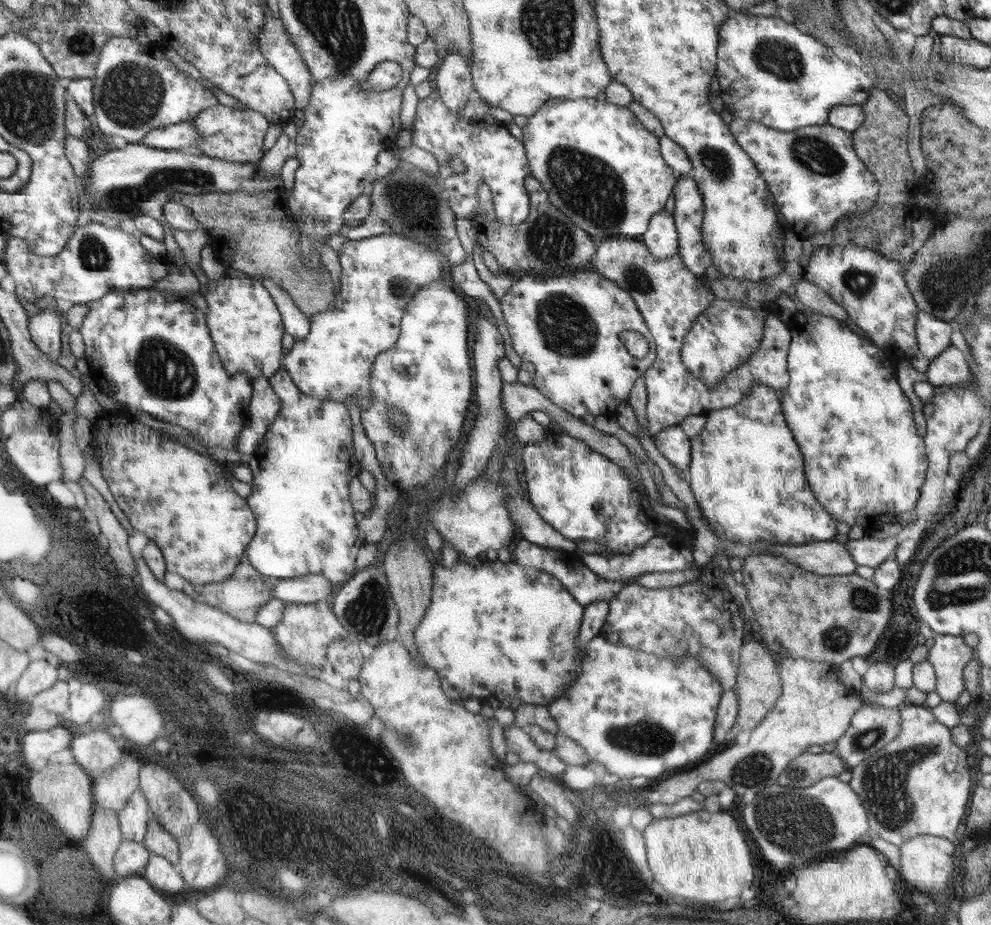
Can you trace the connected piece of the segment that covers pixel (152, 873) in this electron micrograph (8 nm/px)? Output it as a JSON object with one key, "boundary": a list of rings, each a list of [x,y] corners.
{"boundary":[[[151,854],[143,876],[156,890],[160,892],[186,892],[189,886],[184,882],[178,868],[162,856]]]}

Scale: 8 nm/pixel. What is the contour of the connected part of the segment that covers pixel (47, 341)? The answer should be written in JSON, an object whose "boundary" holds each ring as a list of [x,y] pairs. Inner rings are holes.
{"boundary":[[[54,309],[39,310],[36,316],[29,318],[28,328],[32,342],[48,356],[61,354],[62,342],[60,335],[62,330],[59,314]]]}

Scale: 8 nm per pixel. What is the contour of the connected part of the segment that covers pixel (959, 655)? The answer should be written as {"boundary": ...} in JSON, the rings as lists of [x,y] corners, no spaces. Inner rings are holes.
{"boundary":[[[950,635],[934,636],[934,644],[928,651],[927,661],[934,667],[937,684],[936,692],[941,696],[943,701],[955,703],[960,693],[964,689],[963,670],[964,667],[972,660],[974,648],[968,646],[963,637]]]}

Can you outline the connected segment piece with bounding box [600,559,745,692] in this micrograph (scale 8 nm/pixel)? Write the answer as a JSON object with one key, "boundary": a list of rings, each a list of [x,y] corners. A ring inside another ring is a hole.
{"boundary":[[[711,559],[701,566],[700,578],[695,582],[649,589],[627,583],[609,600],[609,614],[601,636],[612,644],[638,648],[659,658],[695,656],[700,664],[718,678],[723,692],[738,683],[740,651],[744,644],[742,608],[722,582],[723,571]]]}

